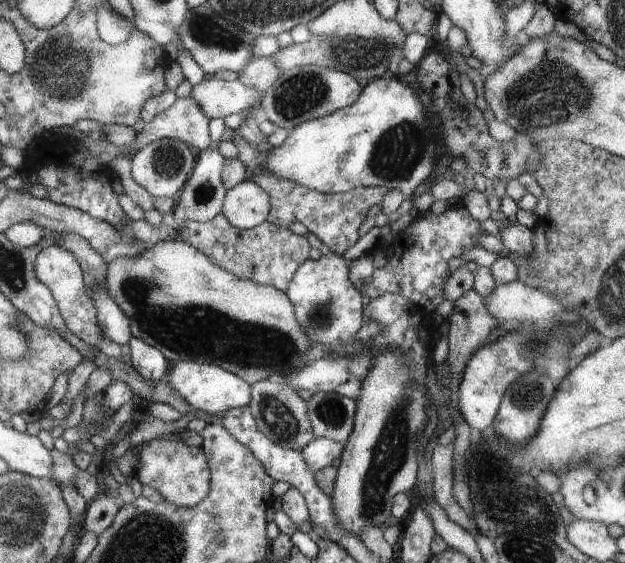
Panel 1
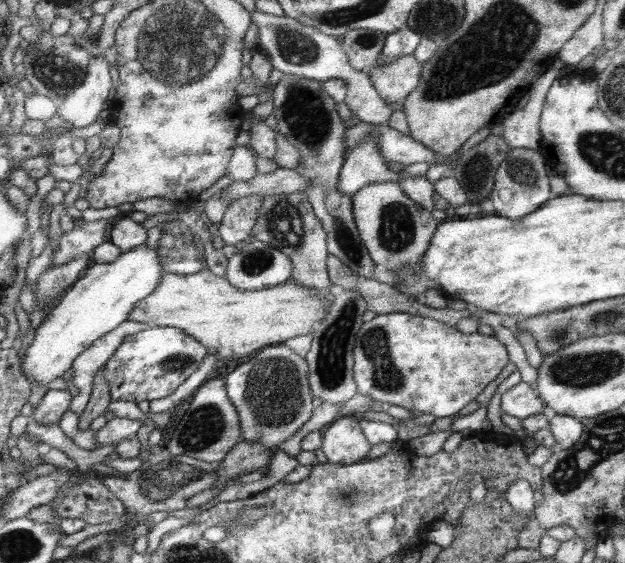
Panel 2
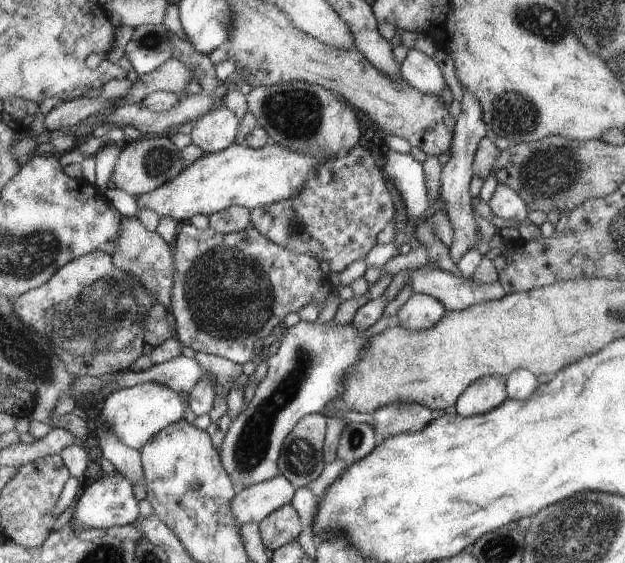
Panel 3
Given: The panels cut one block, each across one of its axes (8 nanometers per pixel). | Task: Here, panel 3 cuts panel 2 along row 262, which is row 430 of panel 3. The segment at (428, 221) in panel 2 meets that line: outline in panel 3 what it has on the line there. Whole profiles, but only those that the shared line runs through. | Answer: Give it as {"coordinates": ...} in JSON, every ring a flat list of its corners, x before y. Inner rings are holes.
{"coordinates":[[399,401,382,407,373,414,375,420,373,428,375,432,388,434,389,437,402,433,415,433,444,414,441,410]]}

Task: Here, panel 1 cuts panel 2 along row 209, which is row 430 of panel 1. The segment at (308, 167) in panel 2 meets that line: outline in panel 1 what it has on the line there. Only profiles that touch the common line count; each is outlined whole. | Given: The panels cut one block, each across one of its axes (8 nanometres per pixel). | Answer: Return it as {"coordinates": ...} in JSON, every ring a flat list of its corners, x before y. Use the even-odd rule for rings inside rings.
{"coordinates":[[316,392,307,404,314,436,346,444,353,432,357,401,338,393]]}

